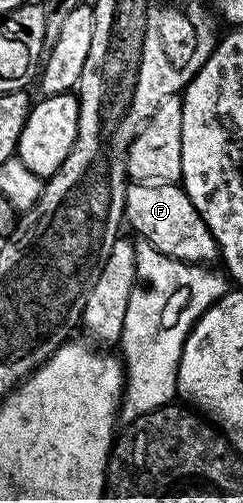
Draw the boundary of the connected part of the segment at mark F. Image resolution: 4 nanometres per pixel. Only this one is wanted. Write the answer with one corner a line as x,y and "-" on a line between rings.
133,182
125,190
125,220
141,235
140,239
146,244
155,246
172,260
182,260
184,264
208,265
209,260
216,261
219,253
215,238
207,230
203,218
195,210
191,198
185,189
173,182

